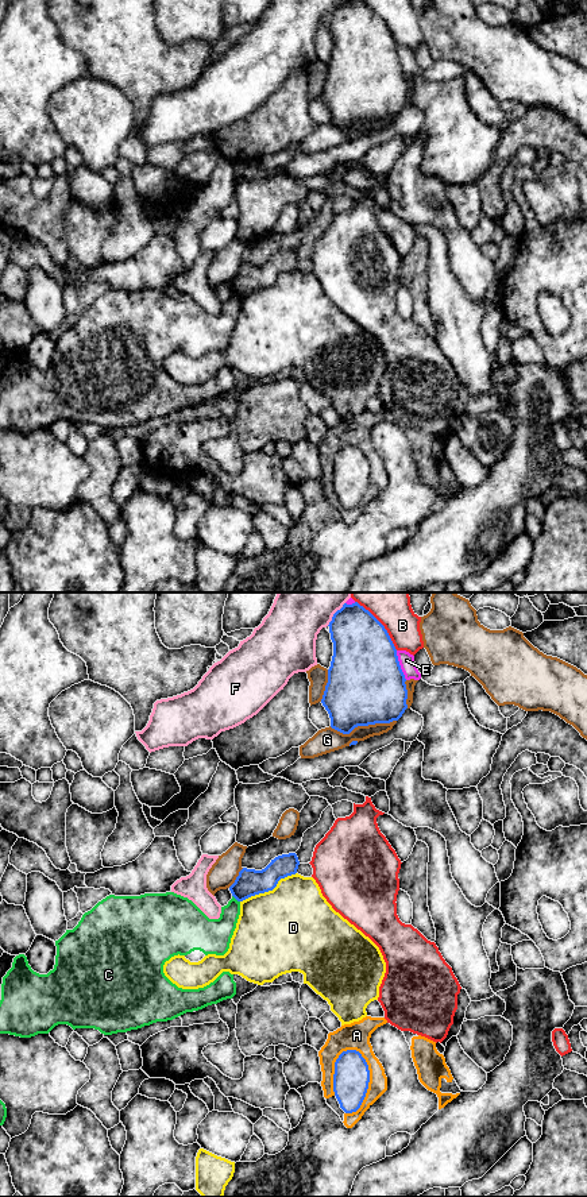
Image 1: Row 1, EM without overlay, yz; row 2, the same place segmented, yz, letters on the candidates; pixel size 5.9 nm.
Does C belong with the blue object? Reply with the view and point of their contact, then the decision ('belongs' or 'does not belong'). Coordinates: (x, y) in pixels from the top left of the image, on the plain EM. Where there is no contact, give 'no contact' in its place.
contact yz (236, 294); does not belong

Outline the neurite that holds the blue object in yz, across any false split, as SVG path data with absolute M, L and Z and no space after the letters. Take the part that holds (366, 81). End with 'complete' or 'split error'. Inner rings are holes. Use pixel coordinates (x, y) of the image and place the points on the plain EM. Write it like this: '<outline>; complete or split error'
M343 0L329 18L333 51L321 94L331 123L350 130L358 121L398 116L408 104L406 74L385 22L363 1Z; complete

